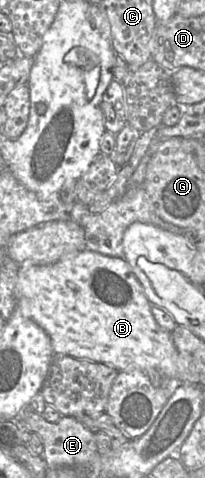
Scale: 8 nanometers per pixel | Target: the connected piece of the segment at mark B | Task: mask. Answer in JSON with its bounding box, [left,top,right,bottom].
[16,249,178,378]

